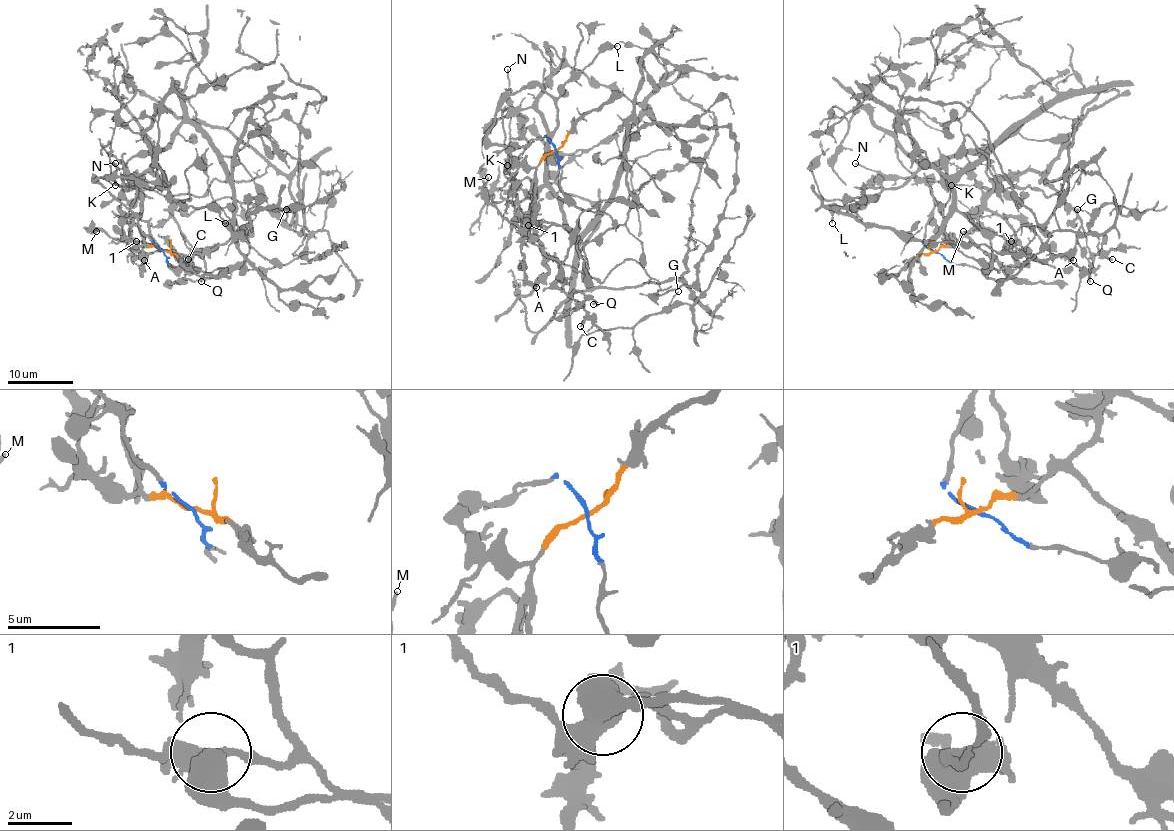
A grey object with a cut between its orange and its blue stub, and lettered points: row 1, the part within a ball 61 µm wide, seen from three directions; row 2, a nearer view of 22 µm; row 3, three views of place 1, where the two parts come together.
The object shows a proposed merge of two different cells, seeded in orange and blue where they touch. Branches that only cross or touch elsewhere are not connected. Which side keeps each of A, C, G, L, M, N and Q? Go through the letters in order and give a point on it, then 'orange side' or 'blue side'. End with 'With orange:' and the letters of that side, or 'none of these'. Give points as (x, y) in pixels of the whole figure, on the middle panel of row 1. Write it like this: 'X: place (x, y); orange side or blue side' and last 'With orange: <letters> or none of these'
A: place (536, 287); orange side
C: place (580, 326); orange side
G: place (678, 291); blue side
L: place (617, 46); blue side
M: place (488, 177); orange side
N: place (507, 69); blue side
Q: place (593, 304); orange side
With orange: A, C, M, Q

